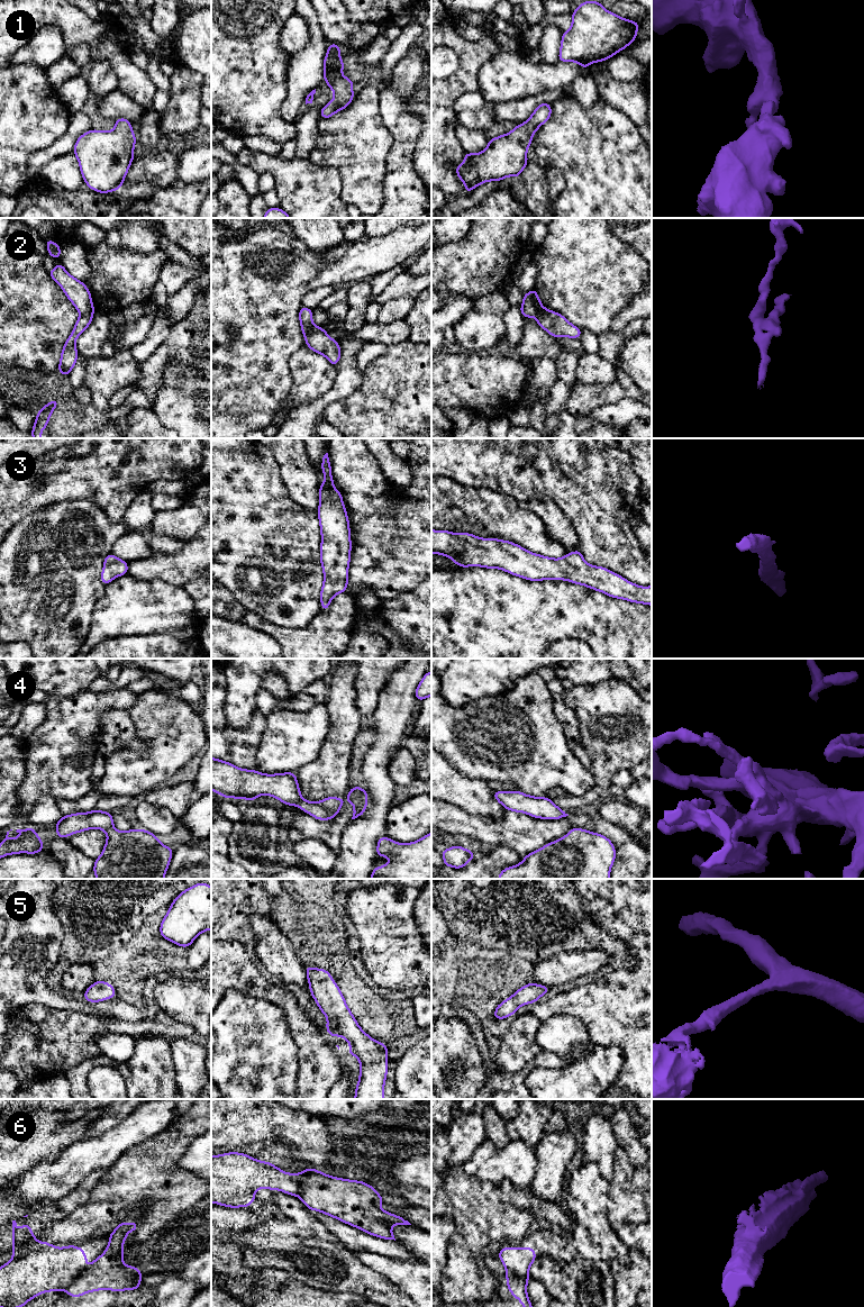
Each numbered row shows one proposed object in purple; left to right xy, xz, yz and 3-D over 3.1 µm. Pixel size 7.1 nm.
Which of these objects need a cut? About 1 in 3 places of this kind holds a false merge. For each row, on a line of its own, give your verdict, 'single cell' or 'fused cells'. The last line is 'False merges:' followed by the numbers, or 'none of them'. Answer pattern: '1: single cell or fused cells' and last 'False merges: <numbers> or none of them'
1: single cell
2: fused cells
3: single cell
4: single cell
5: single cell
6: fused cells
False merges: 2, 6

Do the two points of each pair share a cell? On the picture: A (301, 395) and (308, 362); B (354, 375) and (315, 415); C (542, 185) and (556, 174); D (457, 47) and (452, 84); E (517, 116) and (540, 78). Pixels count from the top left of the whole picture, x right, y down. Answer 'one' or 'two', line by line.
A: one
B: one
C: two
D: one
E: two

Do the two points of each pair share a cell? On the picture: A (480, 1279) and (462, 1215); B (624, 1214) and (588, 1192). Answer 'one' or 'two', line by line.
A: one
B: two

